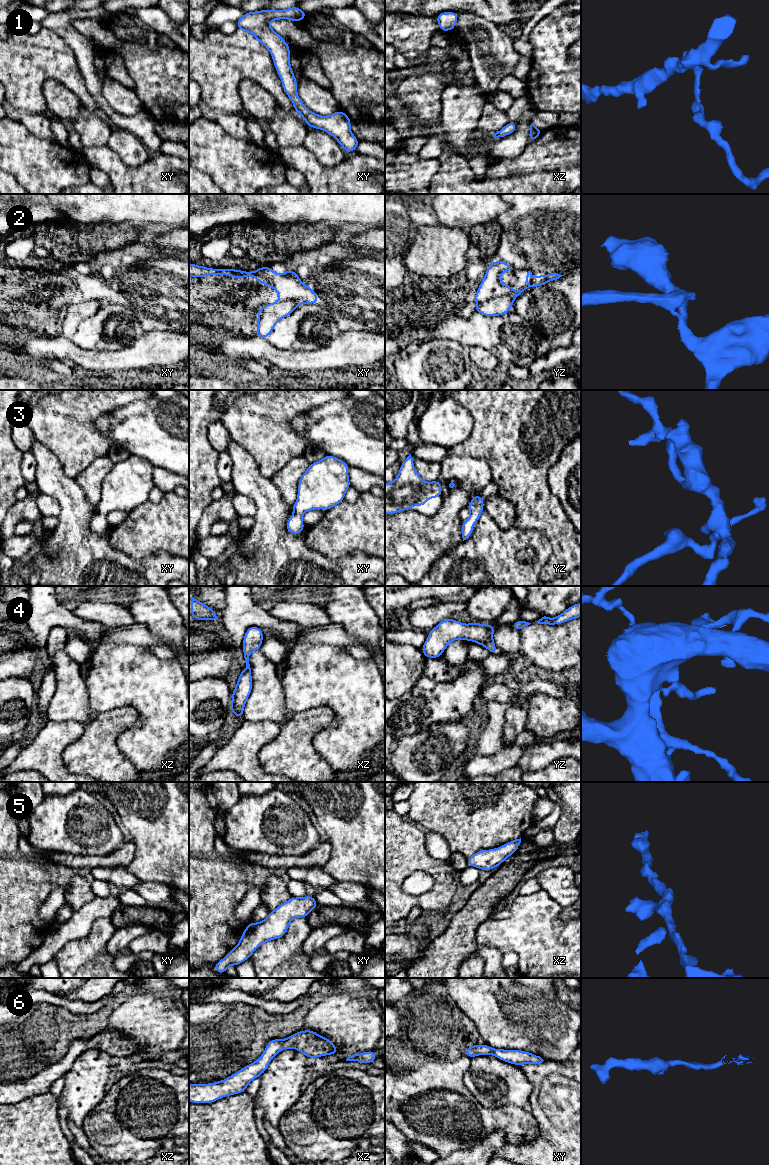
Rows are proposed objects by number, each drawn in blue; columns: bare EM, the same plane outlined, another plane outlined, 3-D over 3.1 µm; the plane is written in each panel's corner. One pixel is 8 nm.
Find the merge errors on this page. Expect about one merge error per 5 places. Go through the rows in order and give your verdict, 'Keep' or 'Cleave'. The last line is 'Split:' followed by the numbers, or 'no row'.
1: Keep
2: Cleave
3: Keep
4: Keep
5: Keep
6: Keep
Split: 2

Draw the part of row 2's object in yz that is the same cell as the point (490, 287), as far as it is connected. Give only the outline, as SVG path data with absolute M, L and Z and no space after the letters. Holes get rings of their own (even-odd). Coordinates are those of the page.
M493 261L487 267L487 272L480 283L474 301L483 303L495 297L510 295L514 290L511 285L501 283L501 274L505 271L513 272L514 267L504 261Z

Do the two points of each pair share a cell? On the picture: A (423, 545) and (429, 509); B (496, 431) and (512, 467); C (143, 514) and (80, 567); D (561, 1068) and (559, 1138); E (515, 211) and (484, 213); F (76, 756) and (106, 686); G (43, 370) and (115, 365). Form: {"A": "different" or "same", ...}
{"A": "different", "B": "same", "C": "different", "D": "same", "E": "different", "F": "different", "G": "different"}

